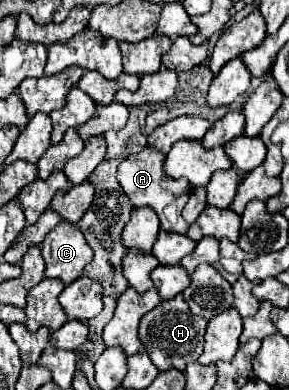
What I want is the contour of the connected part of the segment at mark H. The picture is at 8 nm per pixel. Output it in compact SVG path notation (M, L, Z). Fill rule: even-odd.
M178 293L176 297L162 301L156 309L152 309L150 313L146 313L142 317L138 337L140 337L146 353L150 355L152 363L158 367L158 371L168 371L168 369L184 371L188 363L194 363L202 355L206 325L208 325L208 321L192 315L188 303Z

